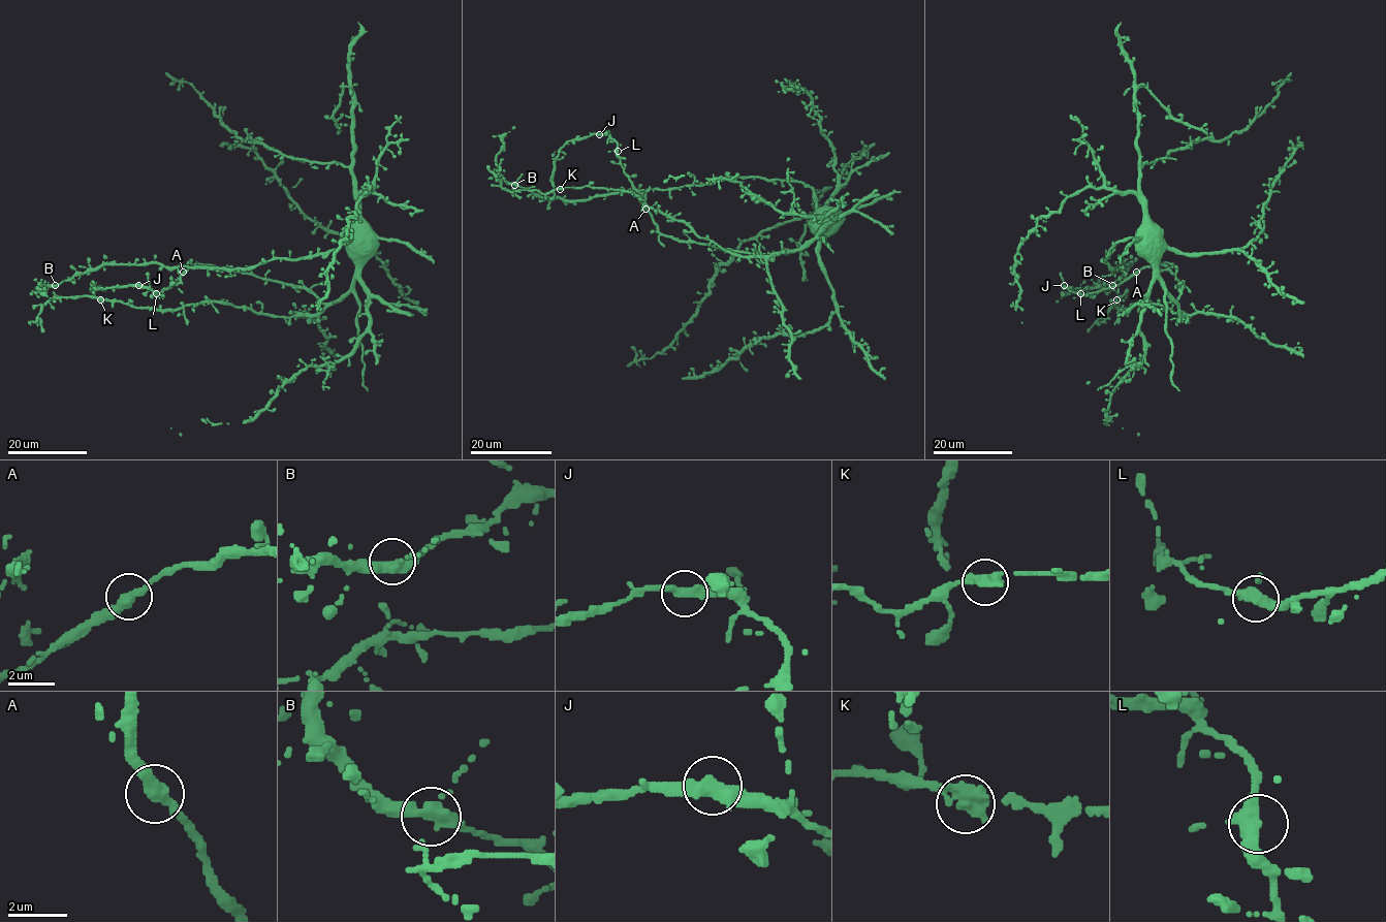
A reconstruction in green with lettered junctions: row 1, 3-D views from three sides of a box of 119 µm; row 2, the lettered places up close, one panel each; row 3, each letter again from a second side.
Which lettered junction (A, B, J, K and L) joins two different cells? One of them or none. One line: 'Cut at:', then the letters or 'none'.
Cut at: none

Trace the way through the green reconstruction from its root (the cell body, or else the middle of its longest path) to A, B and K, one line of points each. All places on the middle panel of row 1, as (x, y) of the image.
A: (821, 220), (821, 230), (802, 247), (755, 254), (662, 235), (646, 209)
B: (821, 220), (811, 187), (759, 177), (576, 200), (537, 196), (514, 185)
K: (821, 220), (821, 230), (802, 247), (739, 256), (630, 192), (587, 185), (560, 188)

